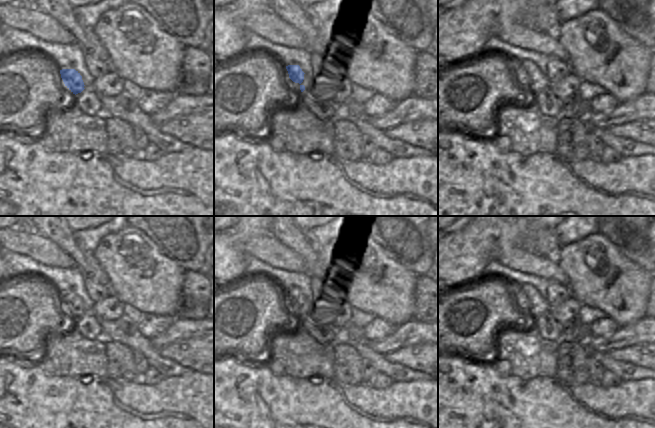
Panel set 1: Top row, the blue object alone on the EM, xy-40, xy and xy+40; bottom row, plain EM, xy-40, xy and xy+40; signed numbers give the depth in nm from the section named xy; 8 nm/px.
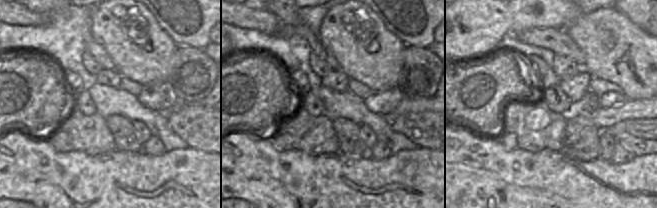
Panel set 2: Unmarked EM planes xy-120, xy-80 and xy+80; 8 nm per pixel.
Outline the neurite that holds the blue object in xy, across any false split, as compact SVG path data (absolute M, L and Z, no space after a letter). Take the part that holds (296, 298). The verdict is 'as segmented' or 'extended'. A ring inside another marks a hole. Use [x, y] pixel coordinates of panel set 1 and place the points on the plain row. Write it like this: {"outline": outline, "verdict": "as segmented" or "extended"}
{"outline": "M288 289L286 293L289 298L289 302L295 306L300 308L300 314L304 318L311 313L316 313L320 310L320 302L311 301L305 298L299 289Z", "verdict": "extended"}

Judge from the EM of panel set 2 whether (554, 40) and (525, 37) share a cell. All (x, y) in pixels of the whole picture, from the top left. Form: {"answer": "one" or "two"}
{"answer": "one"}

